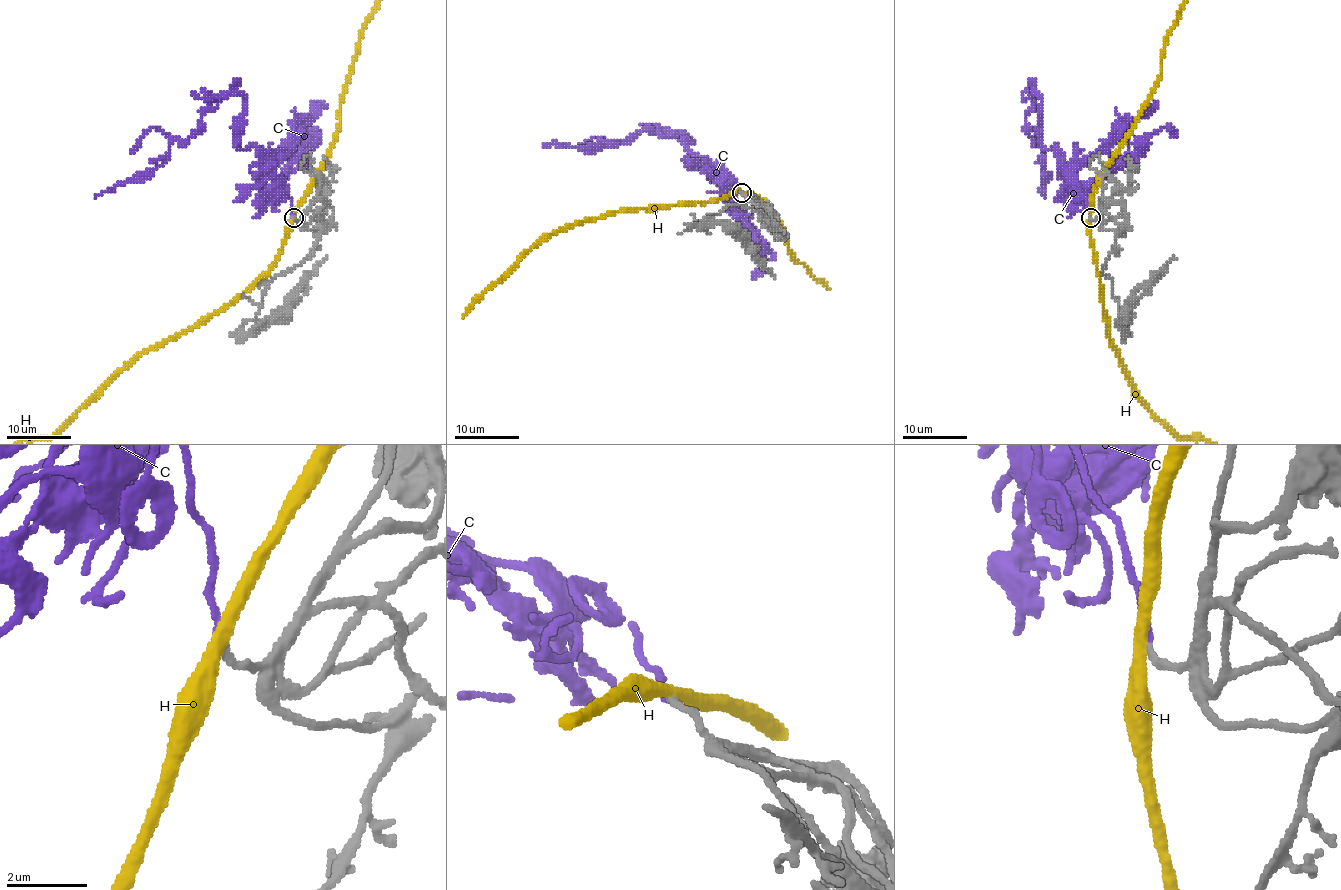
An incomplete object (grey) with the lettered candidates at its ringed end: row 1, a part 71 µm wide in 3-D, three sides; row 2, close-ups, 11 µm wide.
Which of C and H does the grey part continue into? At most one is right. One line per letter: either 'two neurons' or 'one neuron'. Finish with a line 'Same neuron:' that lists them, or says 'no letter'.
C: one neuron
H: two neurons
Same neuron: C

